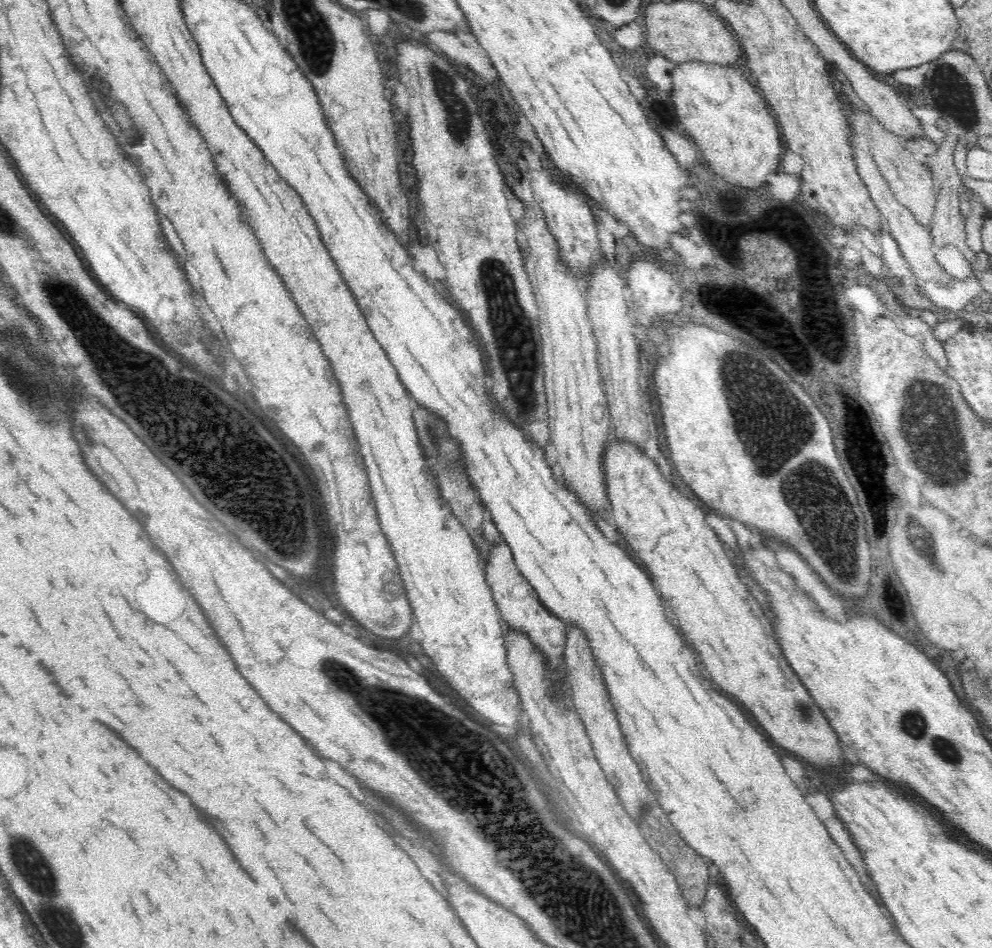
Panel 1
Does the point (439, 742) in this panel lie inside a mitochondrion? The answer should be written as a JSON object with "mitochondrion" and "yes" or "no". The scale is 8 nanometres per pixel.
{"mitochondrion":"yes"}

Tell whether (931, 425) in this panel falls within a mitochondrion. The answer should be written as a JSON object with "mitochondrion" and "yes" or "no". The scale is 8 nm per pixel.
{"mitochondrion":"yes"}

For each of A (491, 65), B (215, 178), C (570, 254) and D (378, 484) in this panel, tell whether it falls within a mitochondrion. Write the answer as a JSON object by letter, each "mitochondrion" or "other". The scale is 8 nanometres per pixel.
{"A":"other","B":"other","C":"other","D":"other"}

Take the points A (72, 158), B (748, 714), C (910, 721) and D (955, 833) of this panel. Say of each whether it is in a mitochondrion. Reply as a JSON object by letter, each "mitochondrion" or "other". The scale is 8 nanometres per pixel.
{"A":"other","B":"other","C":"mitochondrion","D":"other"}

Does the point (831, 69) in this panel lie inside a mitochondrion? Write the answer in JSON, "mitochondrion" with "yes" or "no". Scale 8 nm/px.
{"mitochondrion":"no"}

